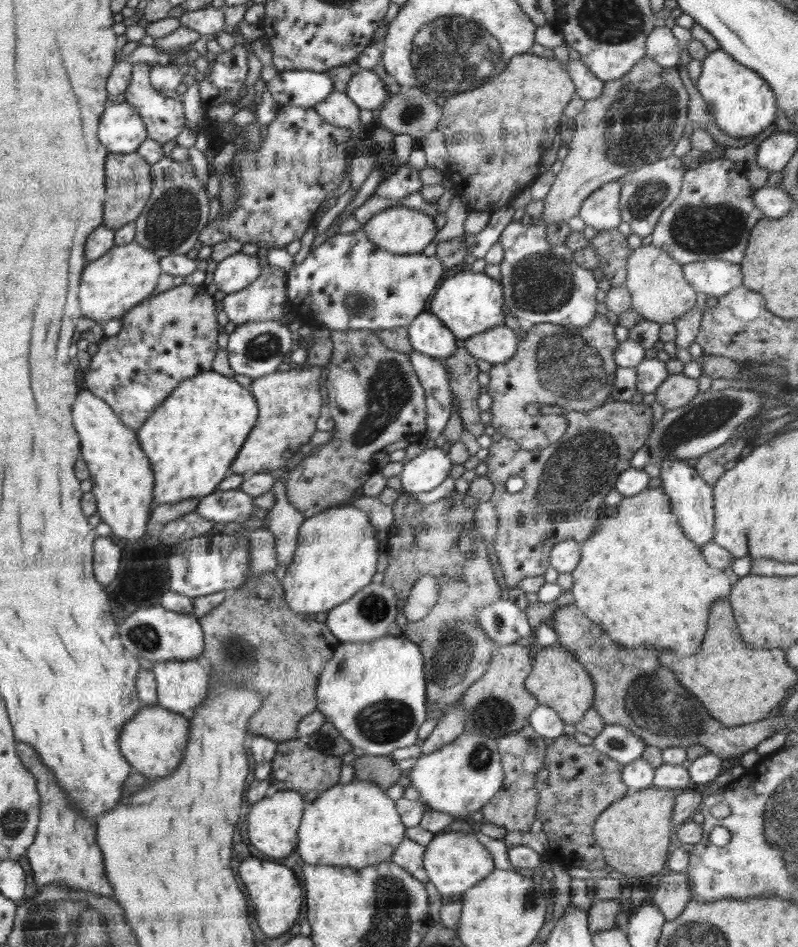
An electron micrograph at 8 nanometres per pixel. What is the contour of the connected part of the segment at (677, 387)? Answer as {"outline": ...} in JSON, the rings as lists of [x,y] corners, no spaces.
{"outline":[[[683,373],[669,375],[656,389],[656,402],[664,410],[674,410],[690,403],[699,394],[698,381]]]}

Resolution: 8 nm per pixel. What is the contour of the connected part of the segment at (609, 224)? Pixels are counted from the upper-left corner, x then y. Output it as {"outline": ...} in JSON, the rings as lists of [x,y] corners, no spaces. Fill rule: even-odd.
{"outline":[[[618,179],[603,184],[586,198],[577,215],[598,231],[616,229],[621,223],[620,193]]]}

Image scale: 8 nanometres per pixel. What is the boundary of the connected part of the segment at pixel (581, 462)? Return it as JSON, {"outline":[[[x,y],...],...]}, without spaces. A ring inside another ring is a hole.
{"outline":[[[610,401],[600,408],[587,411],[568,411],[564,414],[567,420],[566,432],[562,438],[544,449],[524,450],[515,440],[506,437],[496,437],[486,456],[488,478],[494,490],[490,502],[496,508],[499,518],[496,538],[492,541],[496,558],[504,574],[504,582],[508,588],[518,588],[518,583],[528,576],[542,576],[549,568],[549,556],[556,542],[572,538],[582,543],[598,528],[598,516],[606,495],[615,488],[617,478],[628,468],[630,459],[641,448],[651,433],[652,409],[644,404],[634,404],[630,401]],[[518,476],[524,479],[524,488],[516,493],[505,489],[510,477]]]}

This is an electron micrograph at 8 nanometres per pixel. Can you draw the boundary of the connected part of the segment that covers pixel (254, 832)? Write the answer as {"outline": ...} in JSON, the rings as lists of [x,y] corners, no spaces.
{"outline":[[[295,790],[275,792],[272,796],[266,796],[260,802],[256,802],[248,814],[248,836],[250,842],[272,858],[286,858],[290,852],[294,852],[296,844],[299,844],[298,824],[302,822],[302,810],[304,810],[303,795]]]}

